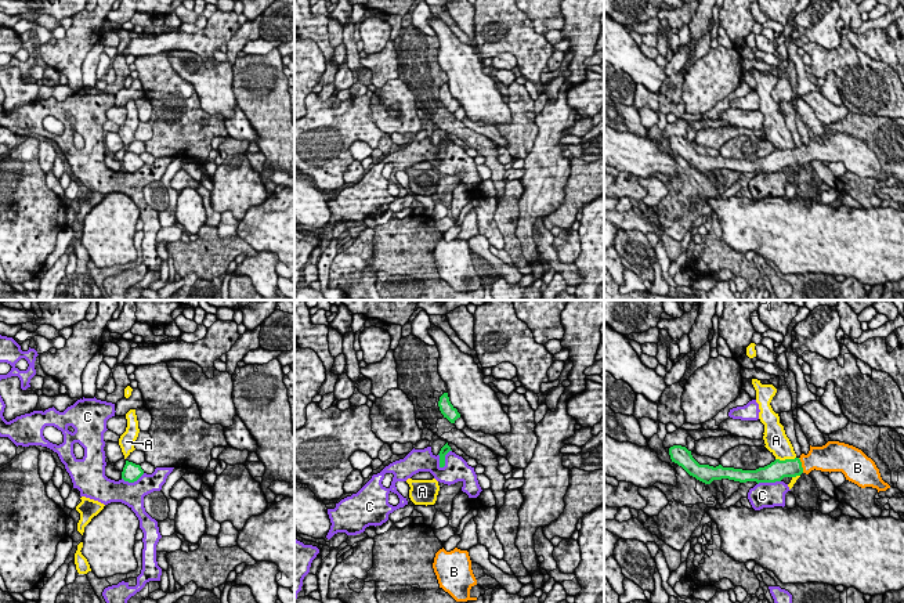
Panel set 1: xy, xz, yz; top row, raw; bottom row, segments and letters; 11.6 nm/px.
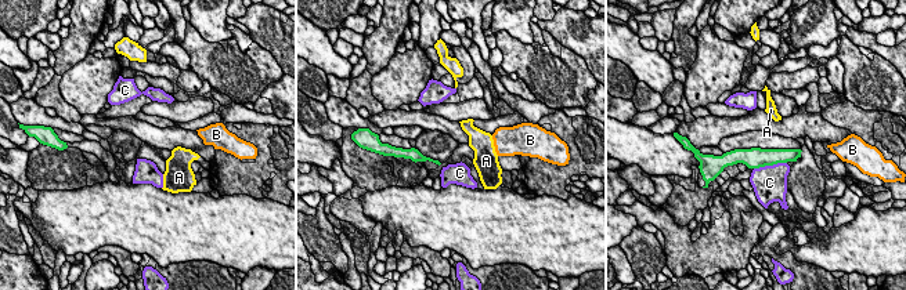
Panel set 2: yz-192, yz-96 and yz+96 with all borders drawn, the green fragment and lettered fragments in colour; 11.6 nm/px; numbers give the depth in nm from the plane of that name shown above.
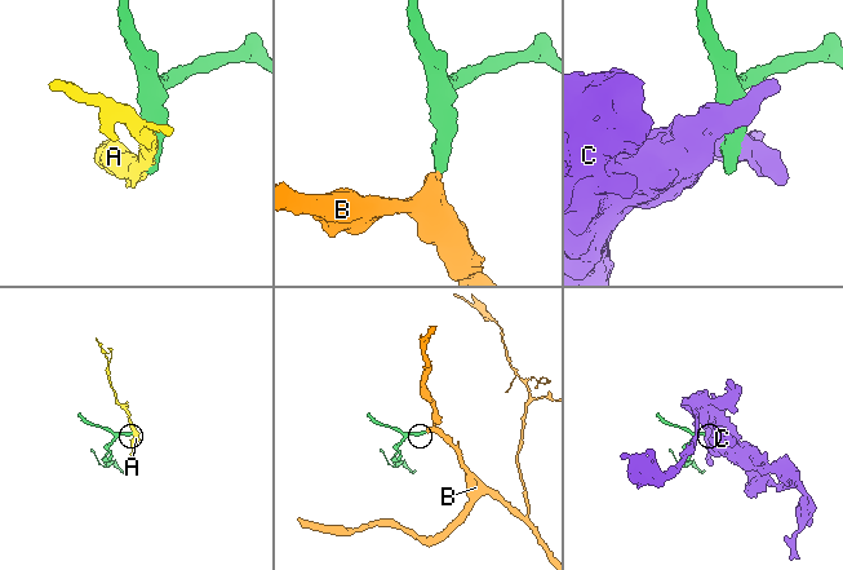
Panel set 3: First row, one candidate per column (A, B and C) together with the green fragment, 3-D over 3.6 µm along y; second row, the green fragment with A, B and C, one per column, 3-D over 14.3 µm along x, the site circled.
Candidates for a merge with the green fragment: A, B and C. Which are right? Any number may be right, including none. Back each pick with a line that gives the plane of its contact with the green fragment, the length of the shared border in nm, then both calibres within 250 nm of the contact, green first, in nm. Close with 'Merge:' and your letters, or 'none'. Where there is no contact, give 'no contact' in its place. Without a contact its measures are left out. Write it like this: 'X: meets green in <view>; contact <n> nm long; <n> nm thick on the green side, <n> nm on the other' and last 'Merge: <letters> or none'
B: meets green in yz; contact 190 nm long; 220 nm thick on the green side, 280 nm on the other
Merge: B

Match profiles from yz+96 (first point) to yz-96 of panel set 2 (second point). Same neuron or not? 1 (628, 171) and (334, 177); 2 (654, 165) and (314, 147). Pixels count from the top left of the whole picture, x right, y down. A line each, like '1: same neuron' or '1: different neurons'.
1: different neurons
2: same neuron

